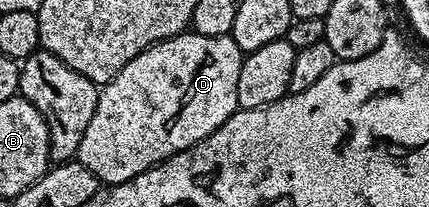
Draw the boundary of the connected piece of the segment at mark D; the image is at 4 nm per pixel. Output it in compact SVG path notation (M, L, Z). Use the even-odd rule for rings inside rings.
M182 33L170 39L164 39L162 43L151 45L143 53L139 53L139 57L127 61L127 65L123 65L121 72L110 83L106 83L100 88L95 113L87 125L87 133L83 133L83 141L79 141L79 149L75 156L76 162L81 163L87 169L91 169L91 173L95 173L95 177L102 184L112 185L131 181L131 177L159 165L167 157L171 157L180 151L186 151L188 147L194 147L199 141L203 141L211 133L215 133L215 129L219 129L219 125L223 125L223 121L227 121L238 111L237 94L239 93L239 69L242 58L243 53L239 49L239 45L235 45L232 35L203 37L192 33Z

